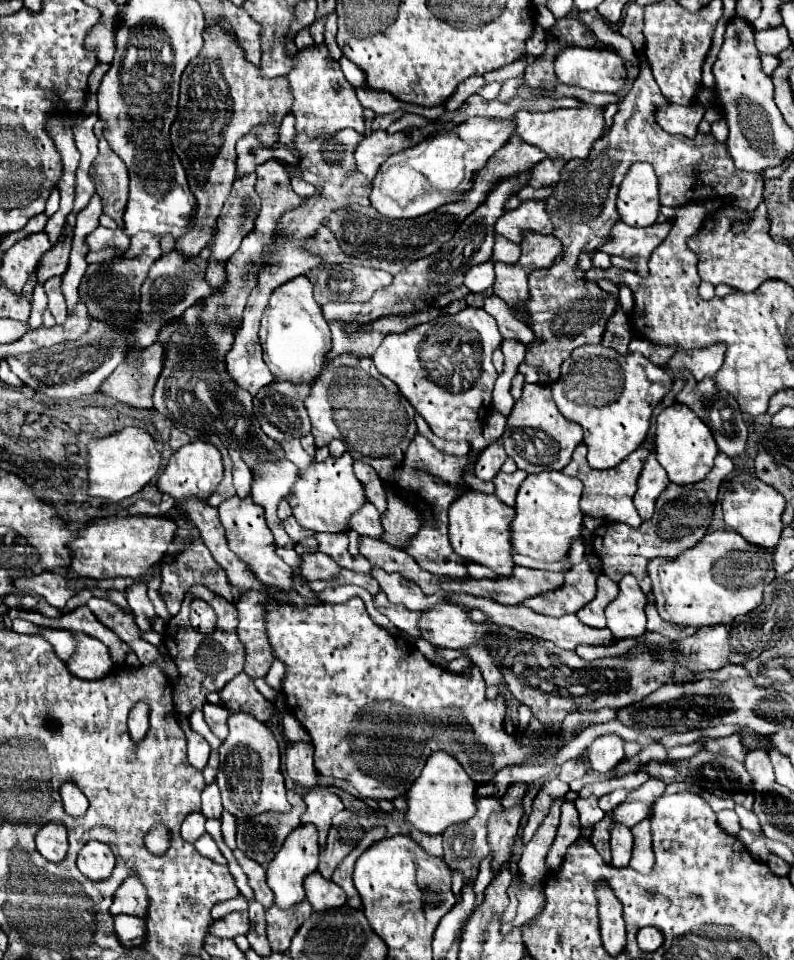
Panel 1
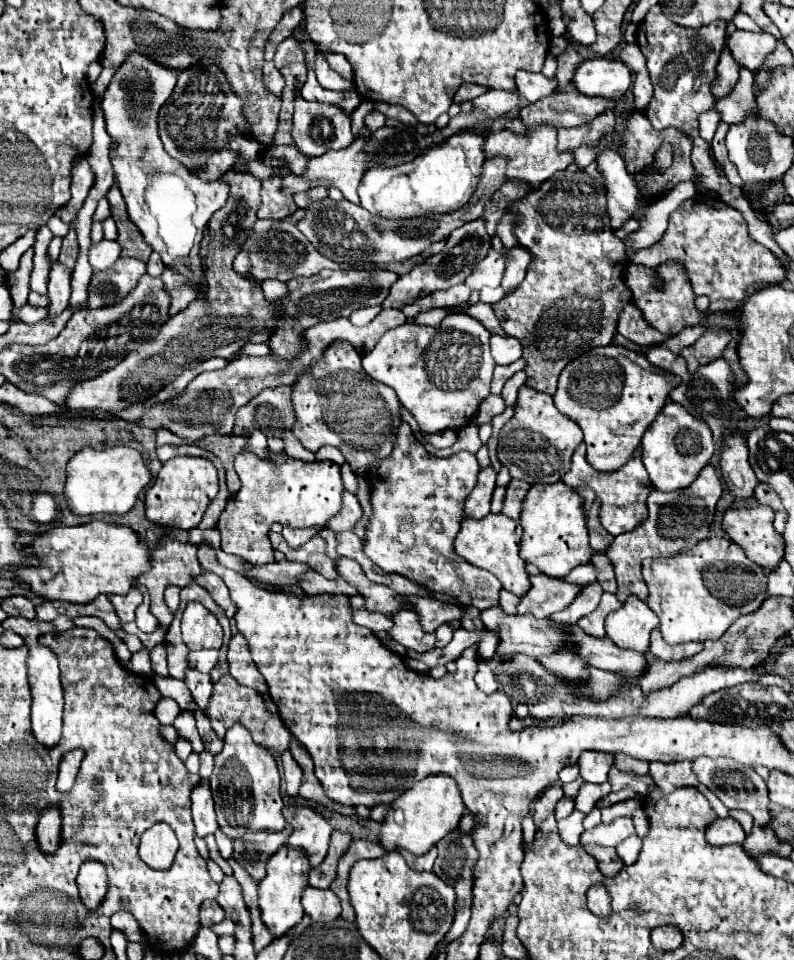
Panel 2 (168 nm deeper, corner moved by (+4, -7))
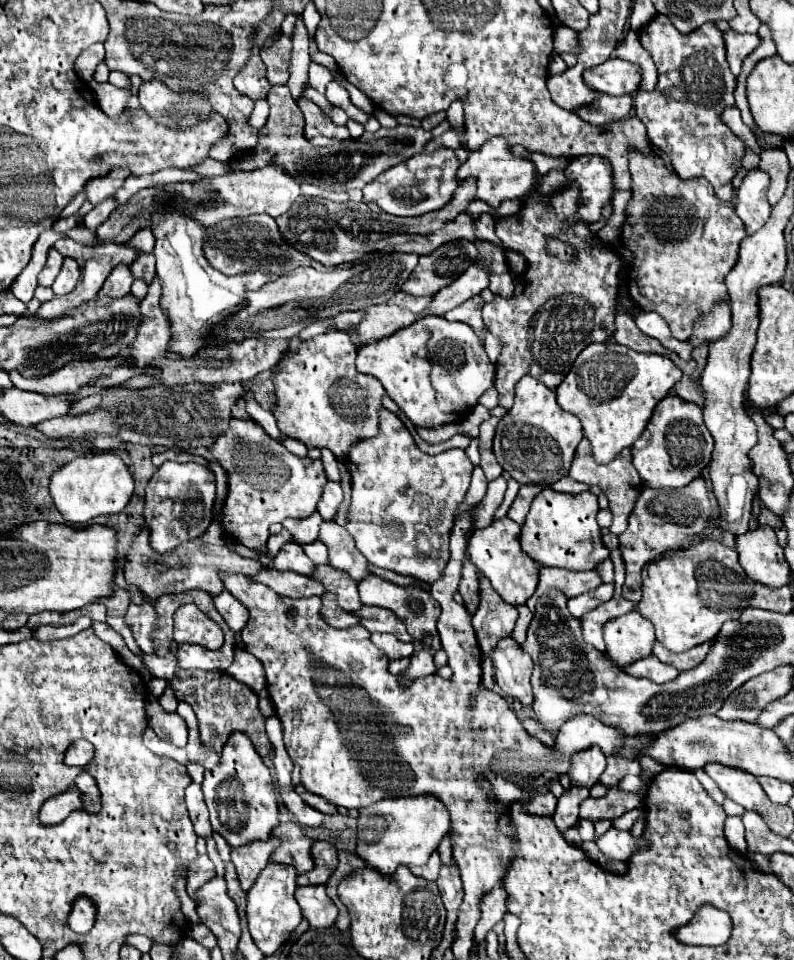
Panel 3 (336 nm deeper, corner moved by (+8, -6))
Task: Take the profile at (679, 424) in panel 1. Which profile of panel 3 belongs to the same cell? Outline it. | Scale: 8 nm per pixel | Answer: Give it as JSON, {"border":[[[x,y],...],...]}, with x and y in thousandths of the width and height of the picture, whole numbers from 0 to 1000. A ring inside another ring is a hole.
{"border":[[[841,410],[829,419],[814,448],[796,463],[796,481],[804,490],[811,506],[816,508],[859,508],[884,494],[884,473],[897,473],[899,458],[887,444],[884,425],[874,419],[864,419],[851,410]],[[849,479],[856,479],[851,485]]]}

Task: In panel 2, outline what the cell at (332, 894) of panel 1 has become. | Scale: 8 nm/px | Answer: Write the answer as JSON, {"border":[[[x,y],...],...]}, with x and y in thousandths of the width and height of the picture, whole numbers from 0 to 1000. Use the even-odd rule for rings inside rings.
{"border":[[[385,924],[380,945],[395,961],[418,961],[423,955],[428,955],[428,936],[418,926]]]}

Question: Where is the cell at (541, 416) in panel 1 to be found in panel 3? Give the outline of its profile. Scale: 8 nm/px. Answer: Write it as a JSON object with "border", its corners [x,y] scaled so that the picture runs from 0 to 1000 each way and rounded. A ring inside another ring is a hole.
{"border":[[[657,394],[650,400],[650,415],[647,423],[640,427],[640,431],[627,440],[625,454],[622,454],[622,473],[635,490],[645,494],[645,498],[655,504],[678,504],[678,506],[695,506],[703,498],[713,496],[723,477],[723,469],[728,460],[733,458],[733,444],[728,433],[708,427],[700,419],[698,406],[688,404],[675,394]],[[700,473],[708,473],[708,488],[700,490],[678,490],[678,481],[683,477],[700,477]]]}

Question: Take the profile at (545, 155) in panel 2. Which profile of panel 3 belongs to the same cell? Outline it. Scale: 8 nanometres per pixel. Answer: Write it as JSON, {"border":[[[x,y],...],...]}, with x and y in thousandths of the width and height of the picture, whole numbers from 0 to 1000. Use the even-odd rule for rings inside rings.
{"border":[[[620,144],[607,154],[592,158],[589,167],[577,175],[577,190],[584,190],[592,183],[597,183],[599,192],[602,192],[597,206],[612,210],[620,217],[627,217],[630,210],[637,206],[645,206],[645,208],[662,206],[673,196],[675,179],[673,179],[673,171],[668,167],[652,165],[642,158],[637,144]]]}

